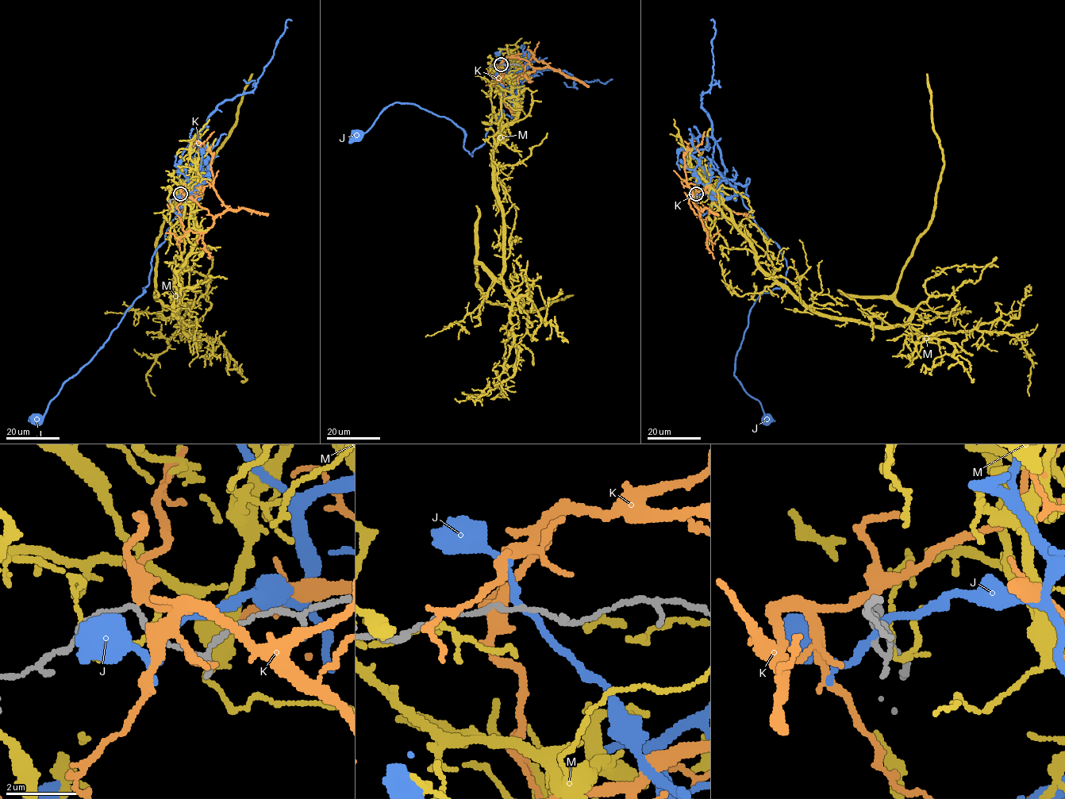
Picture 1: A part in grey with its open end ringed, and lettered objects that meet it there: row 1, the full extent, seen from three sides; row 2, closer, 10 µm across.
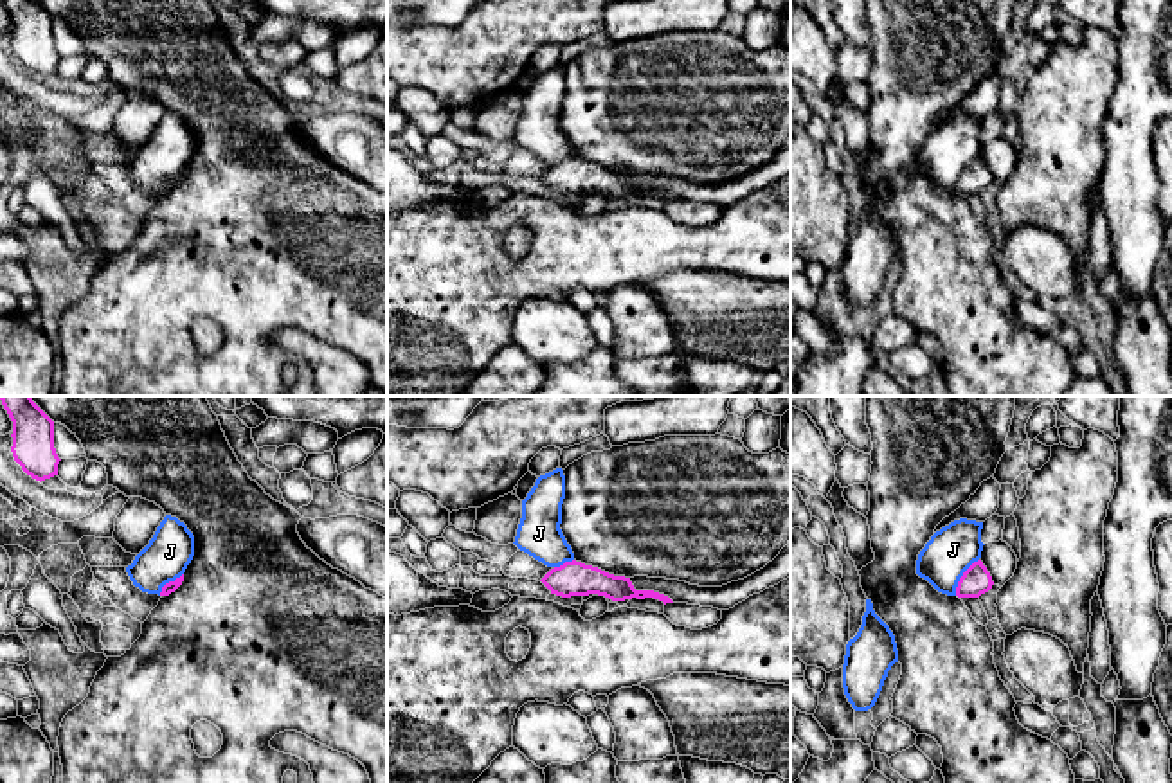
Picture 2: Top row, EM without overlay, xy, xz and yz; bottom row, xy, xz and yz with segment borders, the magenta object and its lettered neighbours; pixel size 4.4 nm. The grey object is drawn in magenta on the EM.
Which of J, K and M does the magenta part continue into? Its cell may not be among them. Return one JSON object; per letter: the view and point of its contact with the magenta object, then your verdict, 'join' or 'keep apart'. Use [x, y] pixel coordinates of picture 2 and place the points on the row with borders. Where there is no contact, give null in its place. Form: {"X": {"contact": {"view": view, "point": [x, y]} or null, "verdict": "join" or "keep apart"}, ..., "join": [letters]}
{"J": {"contact": {"view": "yz", "point": [962, 576]}, "verdict": "keep apart"}, "K": {"contact": null, "verdict": "join"}, "M": {"contact": null, "verdict": "keep apart"}, "join": ["K"]}

